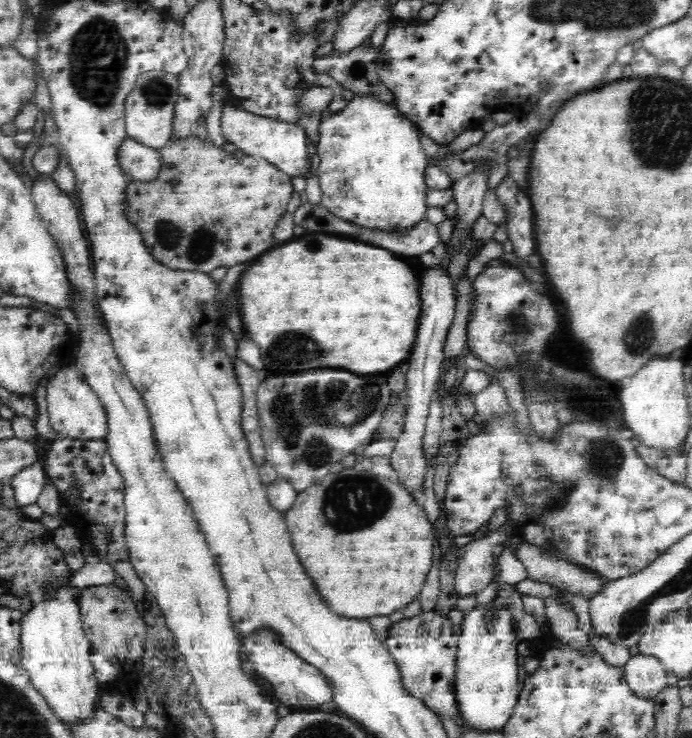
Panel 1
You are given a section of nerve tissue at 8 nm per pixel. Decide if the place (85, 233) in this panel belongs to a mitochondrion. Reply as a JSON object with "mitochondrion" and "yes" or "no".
{"mitochondrion":"no"}

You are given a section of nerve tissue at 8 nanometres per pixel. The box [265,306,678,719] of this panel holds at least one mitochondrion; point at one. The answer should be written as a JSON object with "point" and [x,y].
{"point":[603,459]}

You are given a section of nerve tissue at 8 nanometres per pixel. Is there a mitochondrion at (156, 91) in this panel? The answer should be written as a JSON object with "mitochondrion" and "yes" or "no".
{"mitochondrion":"yes"}

